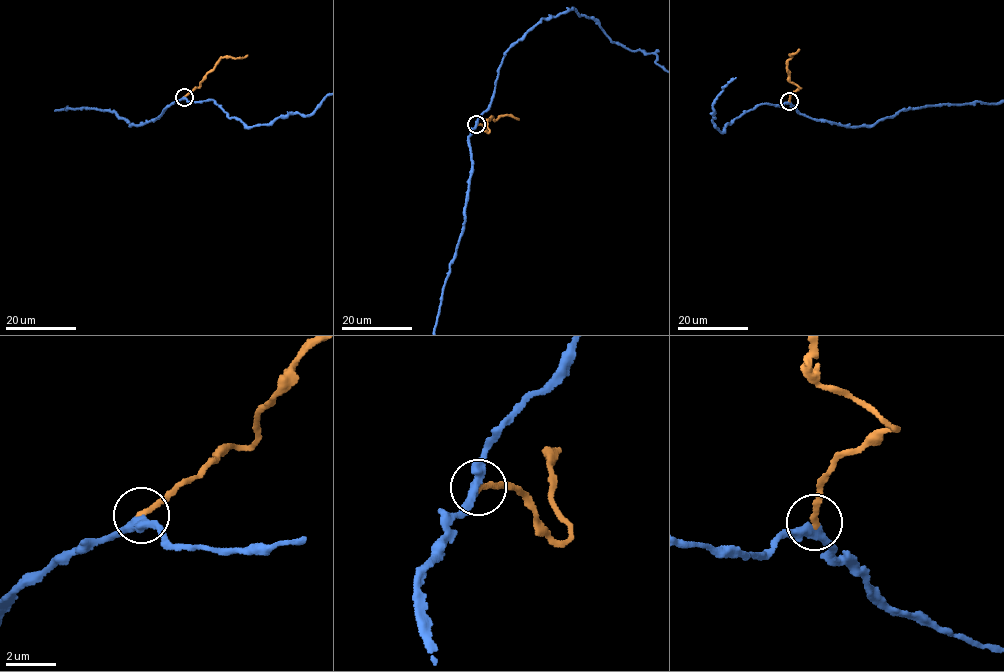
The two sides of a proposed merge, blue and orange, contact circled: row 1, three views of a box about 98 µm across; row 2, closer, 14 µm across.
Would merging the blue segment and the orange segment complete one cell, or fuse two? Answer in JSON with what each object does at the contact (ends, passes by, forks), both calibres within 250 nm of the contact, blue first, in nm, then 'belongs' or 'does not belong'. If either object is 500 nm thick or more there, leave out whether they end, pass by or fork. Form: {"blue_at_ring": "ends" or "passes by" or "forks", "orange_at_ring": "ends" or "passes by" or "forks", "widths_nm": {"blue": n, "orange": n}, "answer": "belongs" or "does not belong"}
{"blue_at_ring": "passes by", "orange_at_ring": "ends", "widths_nm": {"blue": 360, "orange": 240}, "answer": "belongs"}

